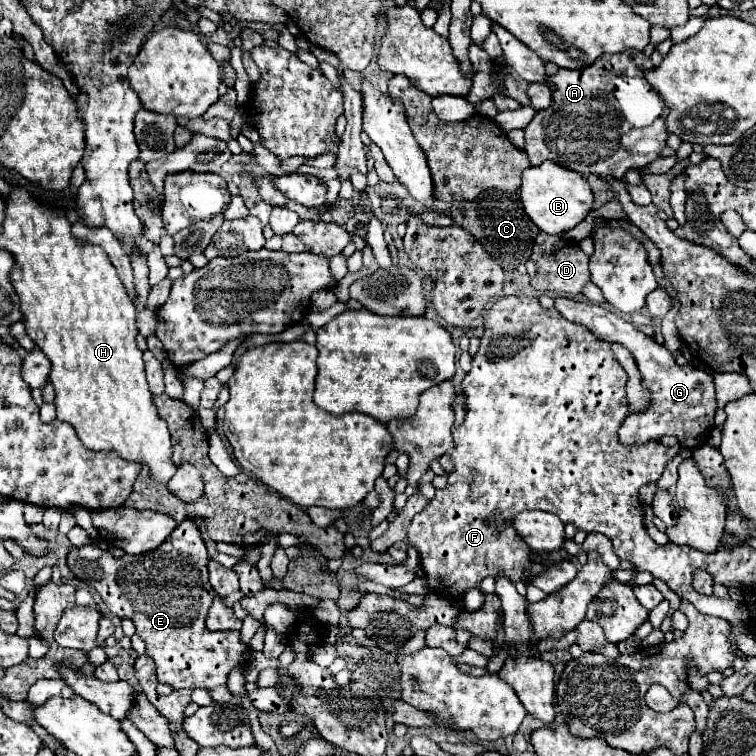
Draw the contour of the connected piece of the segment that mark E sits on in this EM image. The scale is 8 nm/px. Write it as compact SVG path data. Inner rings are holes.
M190 517L184 519L158 549L142 553L142 555L124 555L116 559L104 549L100 549L98 545L88 543L82 547L70 547L68 557L66 557L68 569L74 573L74 577L94 587L112 615L134 621L136 635L146 641L146 653L156 663L160 683L168 683L174 689L204 687L212 693L214 701L230 703L232 693L226 687L228 673L236 665L242 665L242 663L248 665L250 649L240 643L240 631L214 631L212 633L204 627L204 619L212 605L212 587L208 583L208 561L210 557L206 551L206 543L200 535L196 521Z

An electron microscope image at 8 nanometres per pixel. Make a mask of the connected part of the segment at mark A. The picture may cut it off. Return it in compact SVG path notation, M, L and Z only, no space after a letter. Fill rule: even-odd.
M624 51L618 55L604 53L596 59L594 65L580 71L560 69L556 75L548 77L552 85L552 105L548 109L536 111L534 119L524 129L524 151L528 153L530 163L540 165L550 159L584 175L594 173L622 179L628 169L640 169L646 163L658 159L668 139L668 127L664 123L668 109L664 109L664 113L652 125L636 129L624 121L618 109L618 101L612 93L612 75L624 73L630 65L632 69L642 69L642 73L652 69L652 63L644 53ZM606 165L614 167L614 171L604 171Z

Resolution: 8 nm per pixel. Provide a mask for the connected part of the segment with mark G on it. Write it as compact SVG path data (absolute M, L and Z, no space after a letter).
M556 297L554 307L568 321L588 327L600 339L610 341L610 343L612 341L620 343L636 359L636 365L642 373L642 385L650 393L650 403L644 411L628 413L628 417L622 421L618 429L620 443L632 447L632 445L644 445L650 439L660 441L664 435L672 435L686 449L696 449L696 447L706 445L710 431L714 429L714 413L716 413L714 381L706 371L690 367L690 365L678 365L676 355L664 343L656 343L654 339L644 335L640 329L636 329L630 321L626 321L624 317L612 311L606 311L606 307L602 305Z

